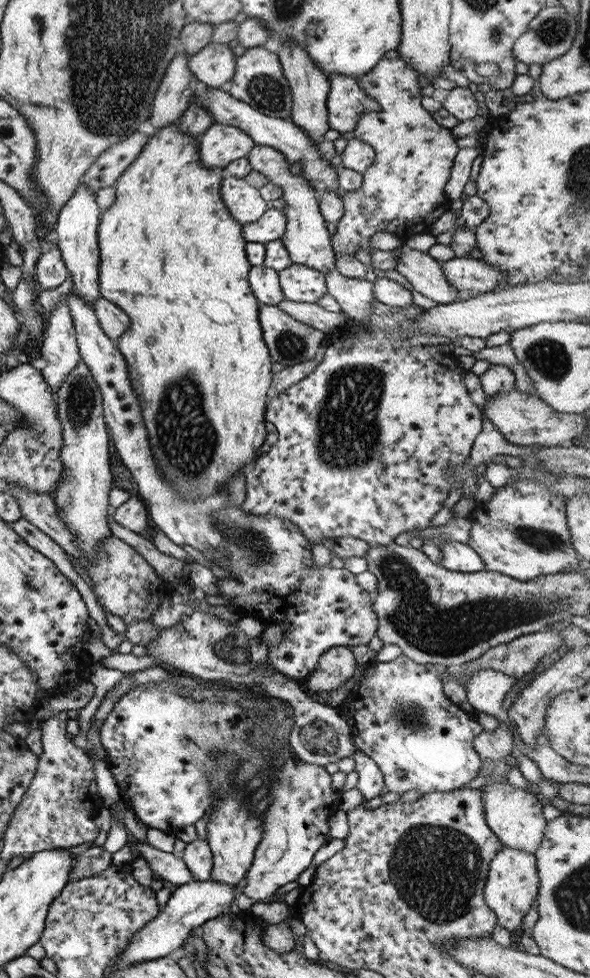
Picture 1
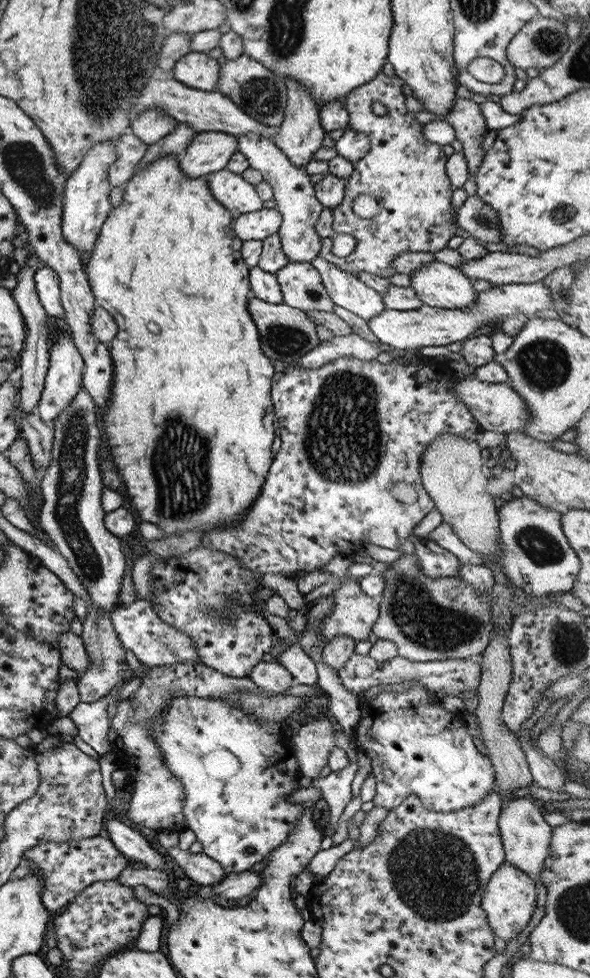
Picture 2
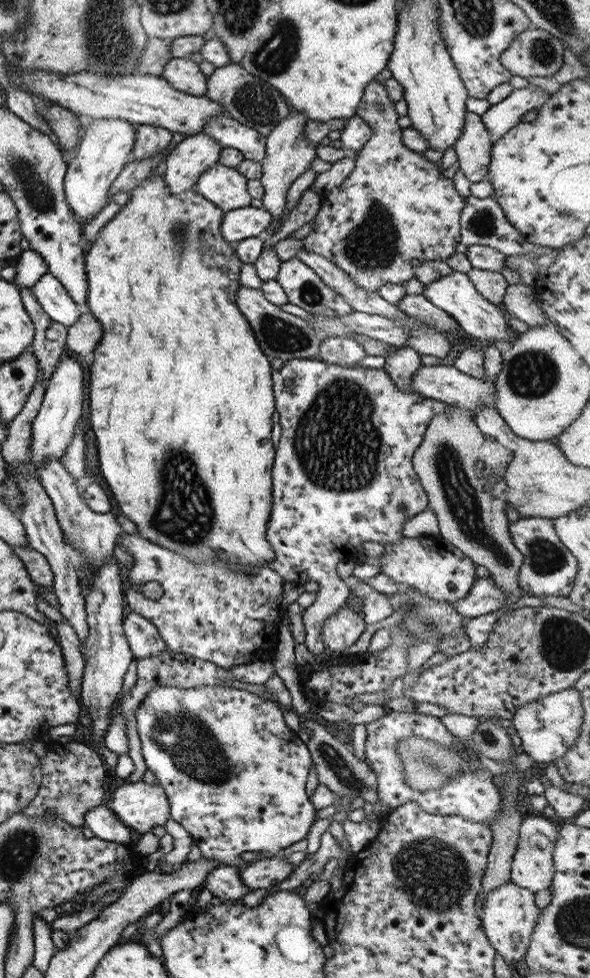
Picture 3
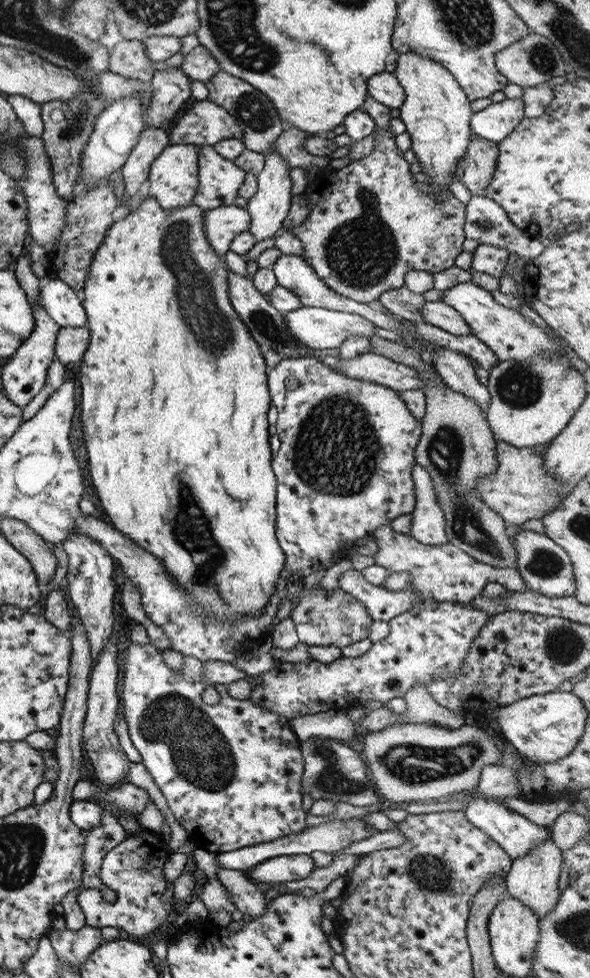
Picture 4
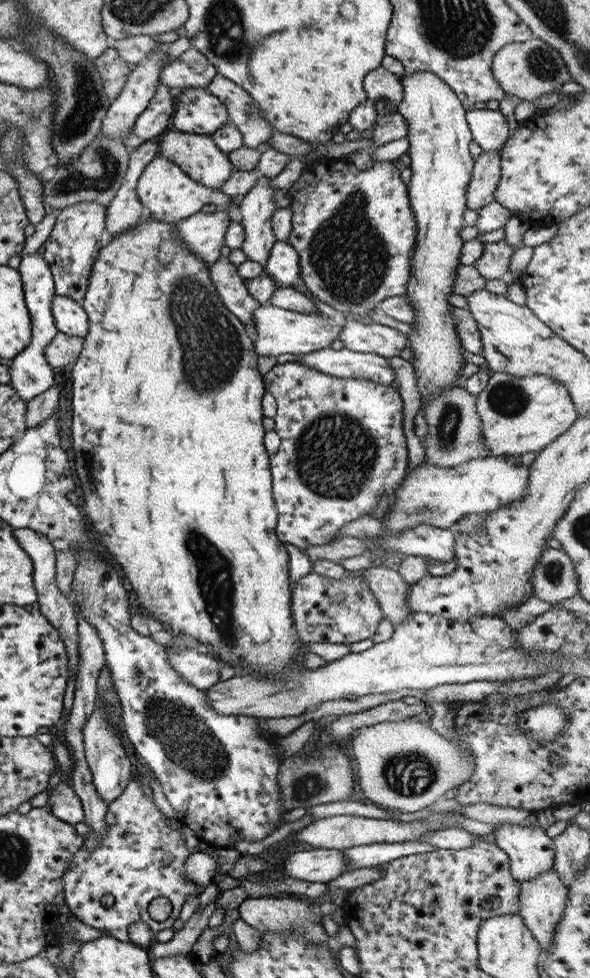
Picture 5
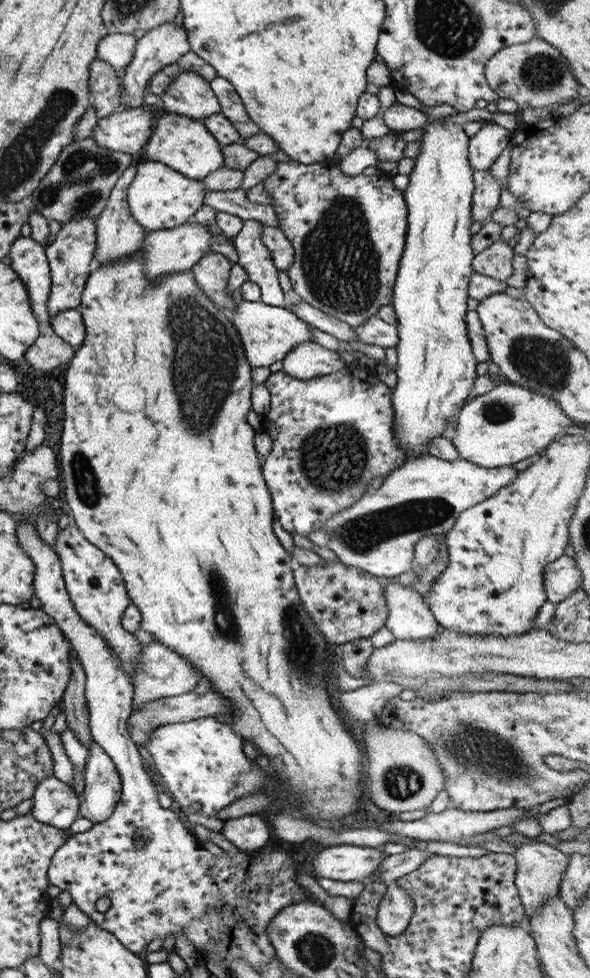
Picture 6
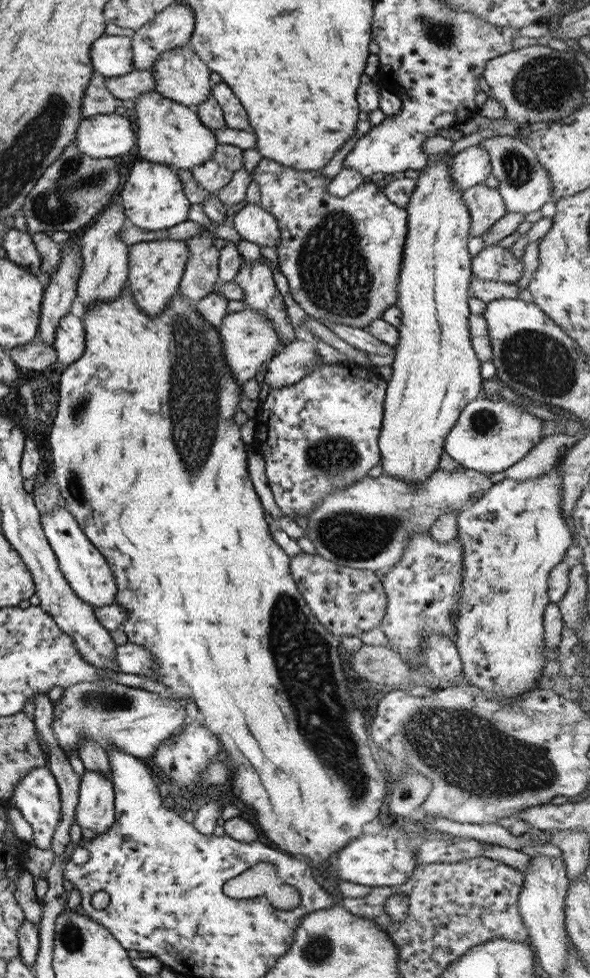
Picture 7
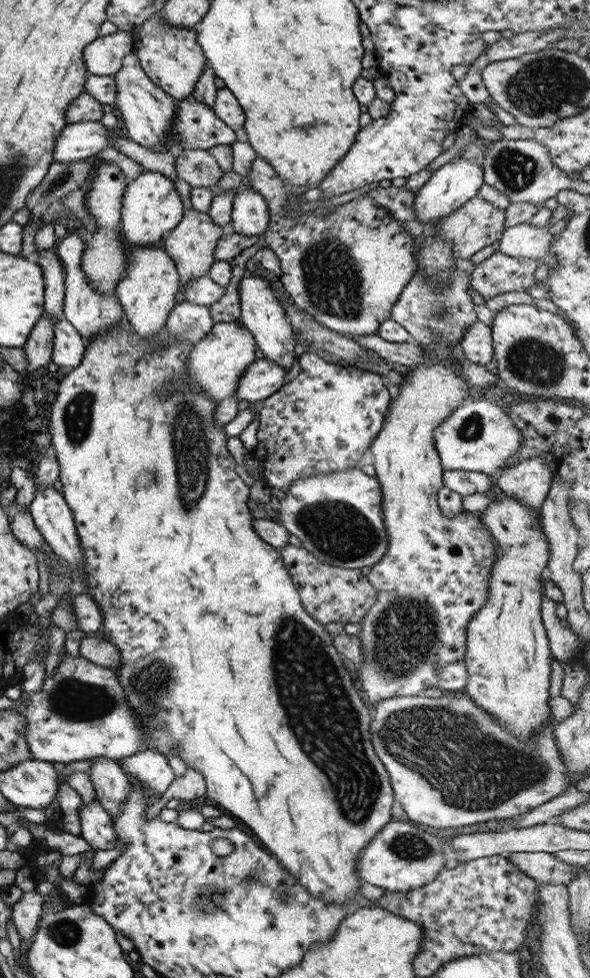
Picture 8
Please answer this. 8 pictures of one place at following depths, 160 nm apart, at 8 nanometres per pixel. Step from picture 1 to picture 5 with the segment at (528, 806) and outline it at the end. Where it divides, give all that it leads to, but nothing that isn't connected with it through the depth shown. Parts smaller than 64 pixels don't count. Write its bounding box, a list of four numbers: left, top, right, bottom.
[518,869,567,953]

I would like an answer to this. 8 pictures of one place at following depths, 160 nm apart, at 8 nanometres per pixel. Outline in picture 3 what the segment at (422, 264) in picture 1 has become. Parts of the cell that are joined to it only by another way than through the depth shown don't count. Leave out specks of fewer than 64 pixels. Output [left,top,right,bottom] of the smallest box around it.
[422,271,517,342]

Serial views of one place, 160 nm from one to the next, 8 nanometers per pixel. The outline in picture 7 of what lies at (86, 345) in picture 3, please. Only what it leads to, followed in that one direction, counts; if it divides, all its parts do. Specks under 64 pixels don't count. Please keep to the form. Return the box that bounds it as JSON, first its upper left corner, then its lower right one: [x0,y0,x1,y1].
[7,340,57,371]

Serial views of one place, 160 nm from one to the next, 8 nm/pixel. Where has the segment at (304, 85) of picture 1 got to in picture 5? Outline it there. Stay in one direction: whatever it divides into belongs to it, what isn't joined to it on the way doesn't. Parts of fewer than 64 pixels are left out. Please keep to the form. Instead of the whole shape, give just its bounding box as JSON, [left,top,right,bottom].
[237,177,276,276]

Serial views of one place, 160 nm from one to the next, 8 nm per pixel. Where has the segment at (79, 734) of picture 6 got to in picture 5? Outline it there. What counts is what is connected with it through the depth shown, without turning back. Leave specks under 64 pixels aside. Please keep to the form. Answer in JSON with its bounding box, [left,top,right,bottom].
[11,528,79,674]

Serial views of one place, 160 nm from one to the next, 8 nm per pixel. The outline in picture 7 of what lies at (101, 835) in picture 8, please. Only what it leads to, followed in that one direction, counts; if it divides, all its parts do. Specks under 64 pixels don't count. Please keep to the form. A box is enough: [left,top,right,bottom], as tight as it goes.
[74,770,114,833]

